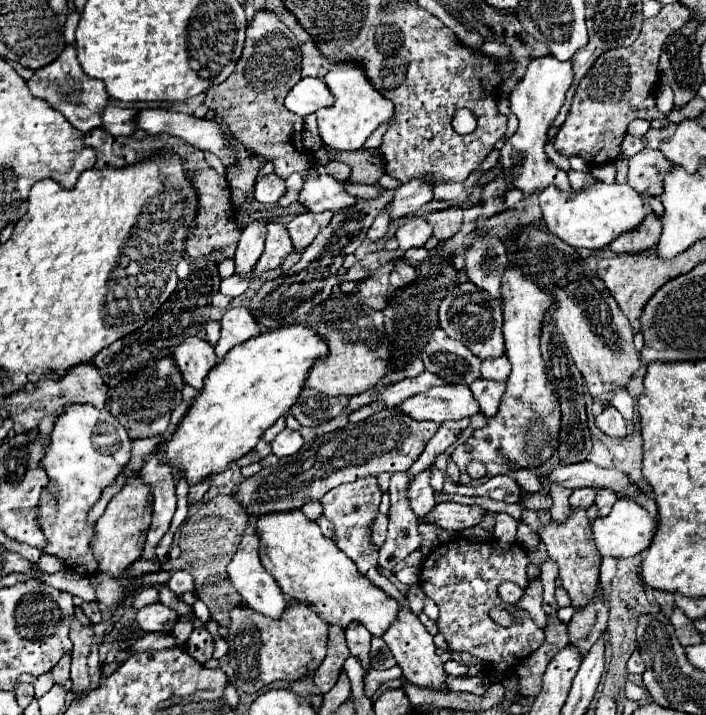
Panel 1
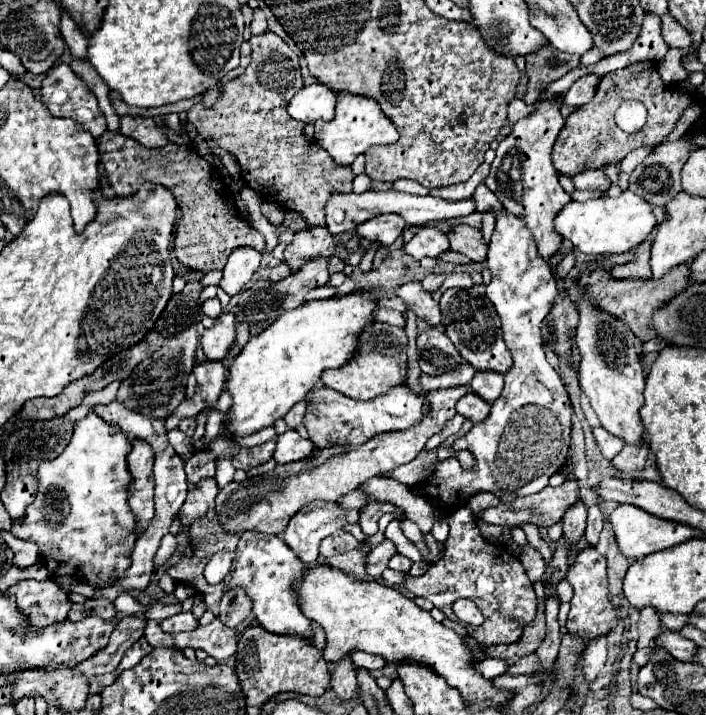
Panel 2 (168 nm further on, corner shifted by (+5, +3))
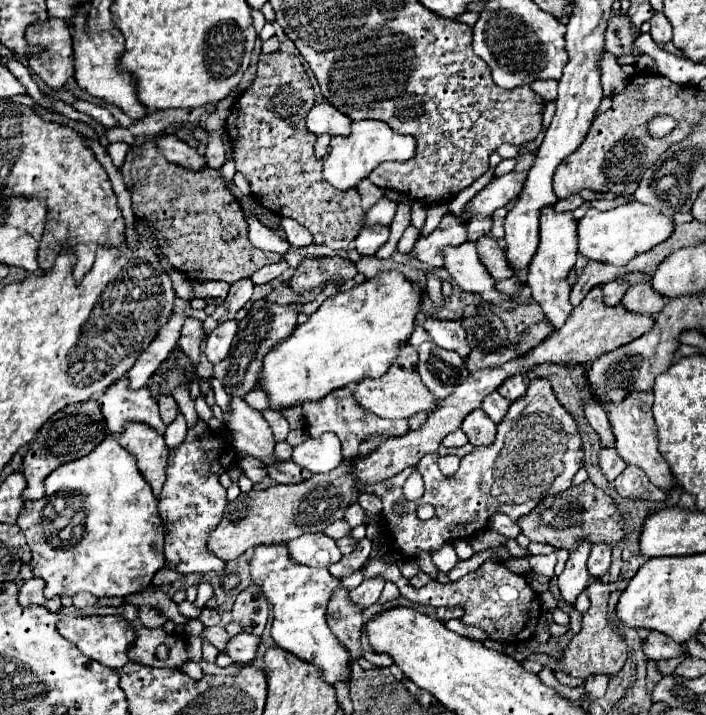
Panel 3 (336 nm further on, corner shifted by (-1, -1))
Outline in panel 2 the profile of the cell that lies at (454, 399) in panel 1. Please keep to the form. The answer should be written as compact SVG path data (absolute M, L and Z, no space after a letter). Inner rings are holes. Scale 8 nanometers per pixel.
M320 386L310 398L308 398L308 410L304 416L304 426L310 434L310 440L316 446L328 446L328 444L364 444L368 438L390 432L390 430L406 430L412 424L418 424L428 412L428 398L426 394L416 394L408 386L392 388L392 392L386 392L384 396L378 396L376 400L352 400L332 388Z

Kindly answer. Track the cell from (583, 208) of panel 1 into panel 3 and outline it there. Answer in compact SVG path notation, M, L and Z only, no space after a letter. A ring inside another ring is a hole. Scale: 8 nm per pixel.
M628 202L606 212L590 208L586 216L578 222L578 252L594 262L626 266L638 254L644 254L654 246L658 246L660 242L668 240L672 232L674 232L672 218L640 202Z

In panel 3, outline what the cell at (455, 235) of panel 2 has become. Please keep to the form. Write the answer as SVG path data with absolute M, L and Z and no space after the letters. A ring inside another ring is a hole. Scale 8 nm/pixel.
M484 236L484 238L476 240L476 244L478 244L480 260L484 262L484 266L488 268L488 272L492 274L494 280L506 280L506 278L514 276L514 272L510 272L510 264L506 264L506 252L498 244L496 238Z

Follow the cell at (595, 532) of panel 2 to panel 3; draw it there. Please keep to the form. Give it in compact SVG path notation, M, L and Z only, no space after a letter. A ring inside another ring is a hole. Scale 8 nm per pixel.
M596 544L596 546L592 546L590 558L588 558L590 578L594 578L594 576L602 578L604 574L608 574L610 562L612 562L612 548L608 544Z

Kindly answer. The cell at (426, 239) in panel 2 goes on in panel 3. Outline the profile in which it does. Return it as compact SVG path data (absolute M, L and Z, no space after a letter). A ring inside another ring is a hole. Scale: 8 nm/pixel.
M464 242L462 246L444 250L444 268L452 280L464 290L476 294L482 302L500 306L502 310L512 310L514 304L510 296L496 290L496 282L486 272L486 266L480 262L476 242Z

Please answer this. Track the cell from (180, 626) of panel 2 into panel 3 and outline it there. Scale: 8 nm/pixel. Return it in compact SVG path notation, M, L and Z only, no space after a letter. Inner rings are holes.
M212 626L212 628L204 628L202 638L208 638L220 652L224 652L226 644L230 642L230 634L222 628L222 626Z

